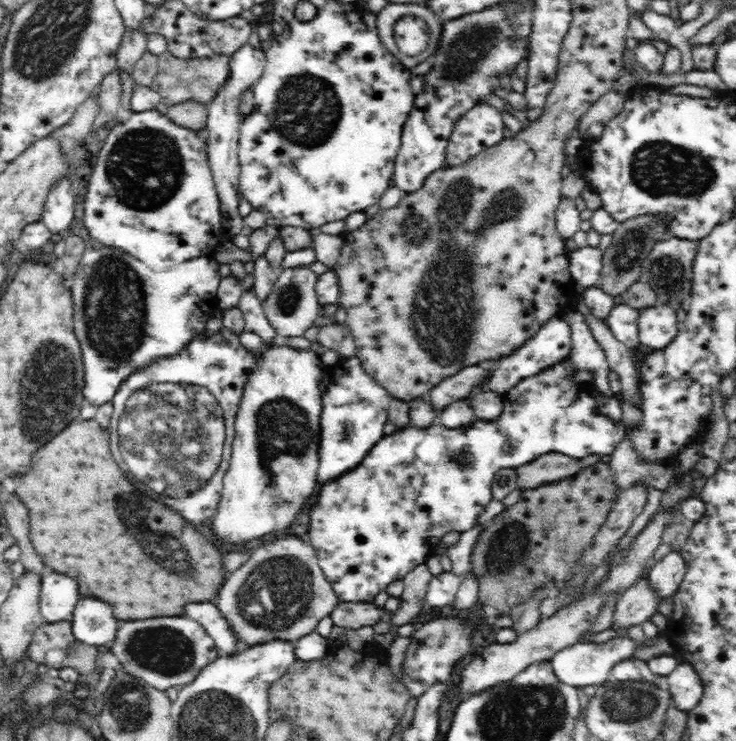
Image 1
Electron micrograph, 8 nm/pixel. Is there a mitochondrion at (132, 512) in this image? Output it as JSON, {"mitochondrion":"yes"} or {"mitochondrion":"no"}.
{"mitochondrion":"yes"}

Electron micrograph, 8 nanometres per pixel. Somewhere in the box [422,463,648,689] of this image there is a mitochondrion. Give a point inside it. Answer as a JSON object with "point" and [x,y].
{"point":[504,549]}

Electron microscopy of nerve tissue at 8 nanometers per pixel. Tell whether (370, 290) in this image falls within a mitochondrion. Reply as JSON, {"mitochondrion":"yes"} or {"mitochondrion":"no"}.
{"mitochondrion":"no"}

